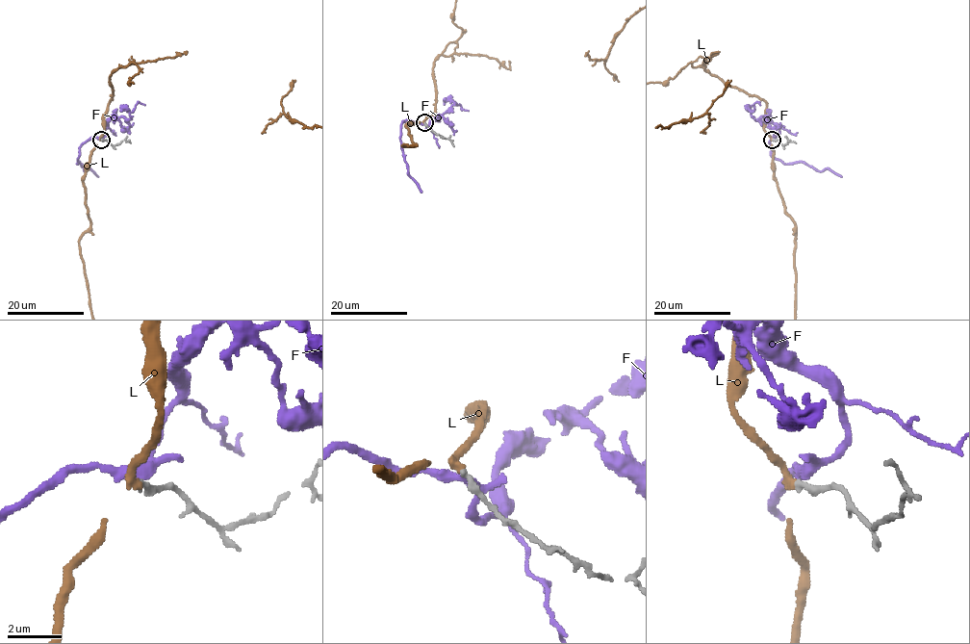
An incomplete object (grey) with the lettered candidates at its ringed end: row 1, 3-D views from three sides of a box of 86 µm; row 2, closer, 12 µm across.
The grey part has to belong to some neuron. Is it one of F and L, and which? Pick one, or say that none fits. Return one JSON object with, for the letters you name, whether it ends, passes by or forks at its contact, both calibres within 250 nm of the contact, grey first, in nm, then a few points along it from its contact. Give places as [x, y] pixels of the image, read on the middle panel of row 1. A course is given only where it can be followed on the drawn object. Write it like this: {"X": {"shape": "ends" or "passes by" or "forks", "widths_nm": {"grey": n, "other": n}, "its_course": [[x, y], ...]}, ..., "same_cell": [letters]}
{"L": {"shape": "ends", "widths_nm": {"grey": 280, "other": 320}}, "same_cell": ["L"]}

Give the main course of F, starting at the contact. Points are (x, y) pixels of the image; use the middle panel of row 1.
F: (425, 124), (403, 121), (400, 137), (408, 174), (421, 193)

